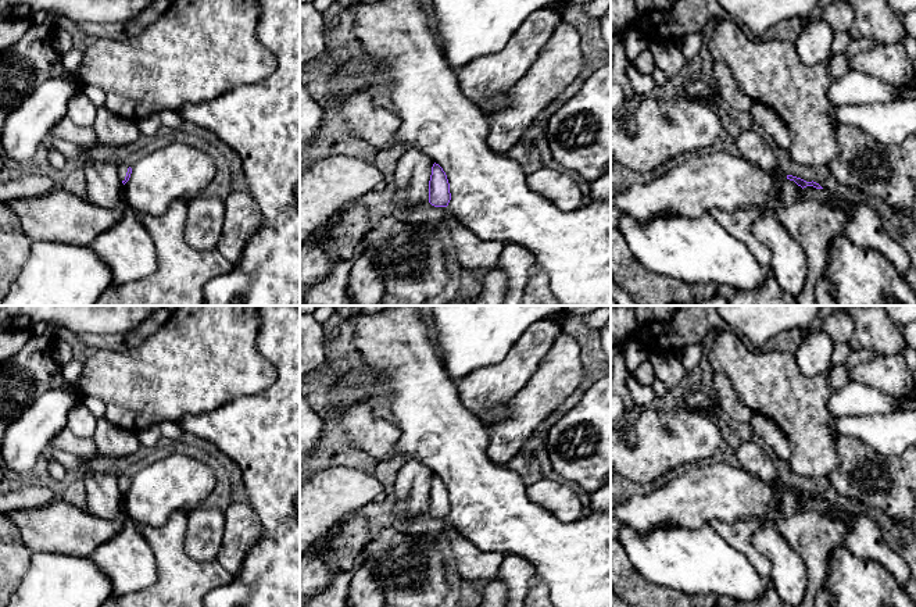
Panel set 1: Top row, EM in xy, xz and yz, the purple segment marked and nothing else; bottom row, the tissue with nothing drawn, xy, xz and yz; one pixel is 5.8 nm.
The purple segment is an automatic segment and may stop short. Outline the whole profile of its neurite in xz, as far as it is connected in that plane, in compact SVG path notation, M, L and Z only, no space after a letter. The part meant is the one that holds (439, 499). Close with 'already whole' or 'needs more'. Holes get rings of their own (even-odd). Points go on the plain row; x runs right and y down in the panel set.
M433 475L429 492L429 514L434 518L447 518L451 511L450 494L439 475Z; already whole

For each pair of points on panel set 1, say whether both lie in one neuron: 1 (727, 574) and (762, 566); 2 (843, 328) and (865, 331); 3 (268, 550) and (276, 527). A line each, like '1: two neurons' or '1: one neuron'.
1: two neurons
2: two neurons
3: one neuron

